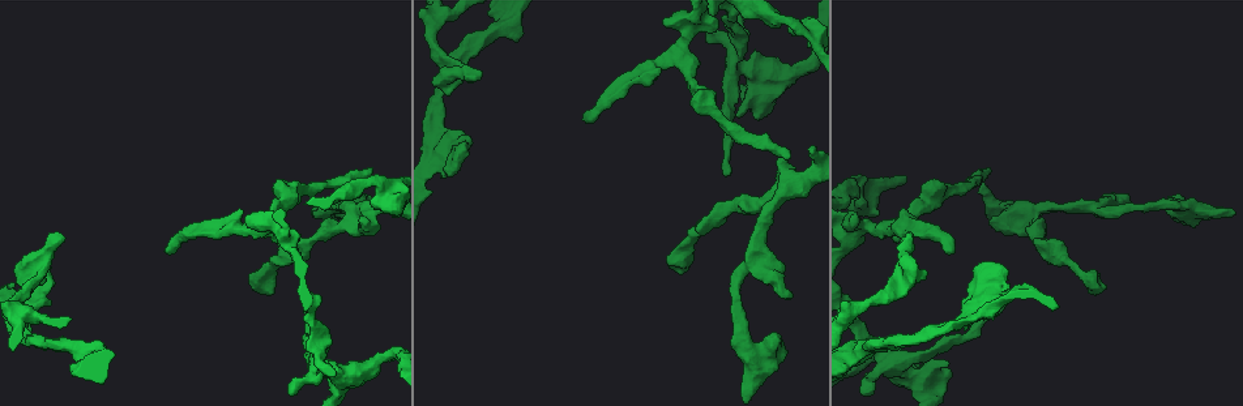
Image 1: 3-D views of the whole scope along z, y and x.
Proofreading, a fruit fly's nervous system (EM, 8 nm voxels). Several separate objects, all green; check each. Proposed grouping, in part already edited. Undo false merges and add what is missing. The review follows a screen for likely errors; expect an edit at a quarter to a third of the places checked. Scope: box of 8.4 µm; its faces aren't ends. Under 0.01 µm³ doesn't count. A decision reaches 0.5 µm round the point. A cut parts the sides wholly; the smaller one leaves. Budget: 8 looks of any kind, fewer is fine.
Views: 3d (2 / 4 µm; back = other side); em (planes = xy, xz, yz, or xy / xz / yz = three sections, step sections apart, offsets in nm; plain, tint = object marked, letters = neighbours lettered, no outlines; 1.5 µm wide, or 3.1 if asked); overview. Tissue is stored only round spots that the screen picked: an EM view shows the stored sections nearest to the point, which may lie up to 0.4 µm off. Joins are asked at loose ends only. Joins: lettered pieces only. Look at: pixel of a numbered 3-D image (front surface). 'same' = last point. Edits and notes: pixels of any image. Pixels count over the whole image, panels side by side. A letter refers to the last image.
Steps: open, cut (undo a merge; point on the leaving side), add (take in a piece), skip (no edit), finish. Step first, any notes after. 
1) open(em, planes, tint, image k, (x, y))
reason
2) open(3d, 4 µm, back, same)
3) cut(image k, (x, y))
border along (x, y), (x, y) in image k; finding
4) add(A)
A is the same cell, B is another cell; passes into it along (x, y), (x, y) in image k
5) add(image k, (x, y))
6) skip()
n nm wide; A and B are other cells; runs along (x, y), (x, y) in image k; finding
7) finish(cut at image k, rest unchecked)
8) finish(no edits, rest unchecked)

open(em, yz, step 4, tint, image 1, (436, 104))
thick turns thin

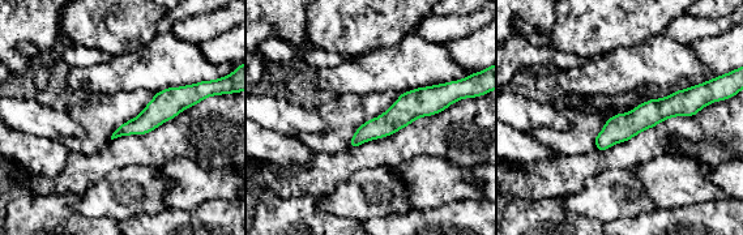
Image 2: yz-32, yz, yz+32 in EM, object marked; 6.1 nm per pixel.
open(em, yz, step 4, letters, same)

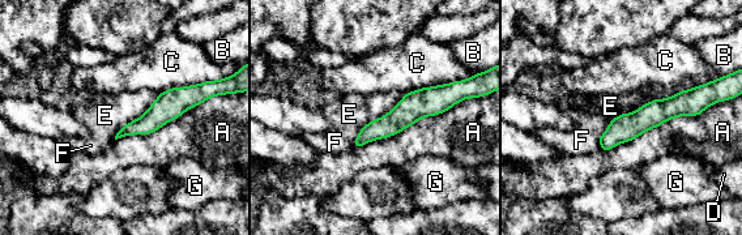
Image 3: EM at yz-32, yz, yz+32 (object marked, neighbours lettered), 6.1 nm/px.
skip()
A, B, C, D, E, F and G are other cells; runs along (702, 103), (660, 110), (604, 146) in image 3; continuous, no second neuron

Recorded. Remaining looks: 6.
open(em, planes, letters, image 1, (62, 234))
branch stops here

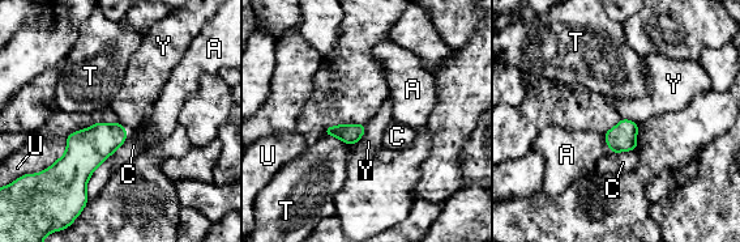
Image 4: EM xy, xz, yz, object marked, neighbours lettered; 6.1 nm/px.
skip()
A, C, T, U and Y are other cells; border along (366, 124), (364, 134), (356, 141) in image 4; no lettered piece goes on from it

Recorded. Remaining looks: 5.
open(em, planes, tint, image 1, (741, 68))
abrupt turn

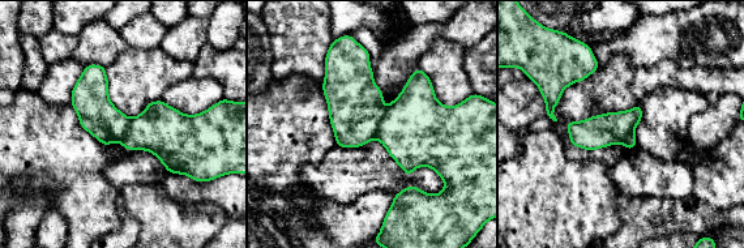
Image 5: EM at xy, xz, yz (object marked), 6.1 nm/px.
open(em, planes, letters, same)

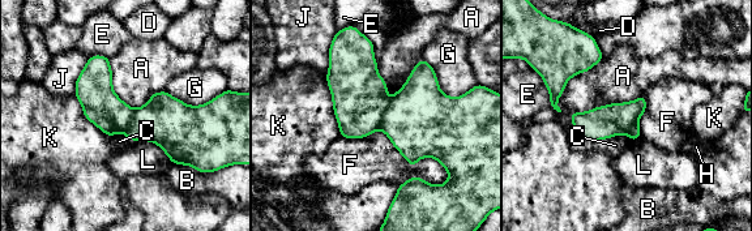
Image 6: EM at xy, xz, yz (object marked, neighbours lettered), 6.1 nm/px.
cut(image 6, (421, 120))
A, B, C, D, E, F, G, H, J, K and L are other cells; border along (391, 98), (379, 128) in image 6; two neurons meet here

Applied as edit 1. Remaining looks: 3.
finish(cut at image 6, rest unchecked)

